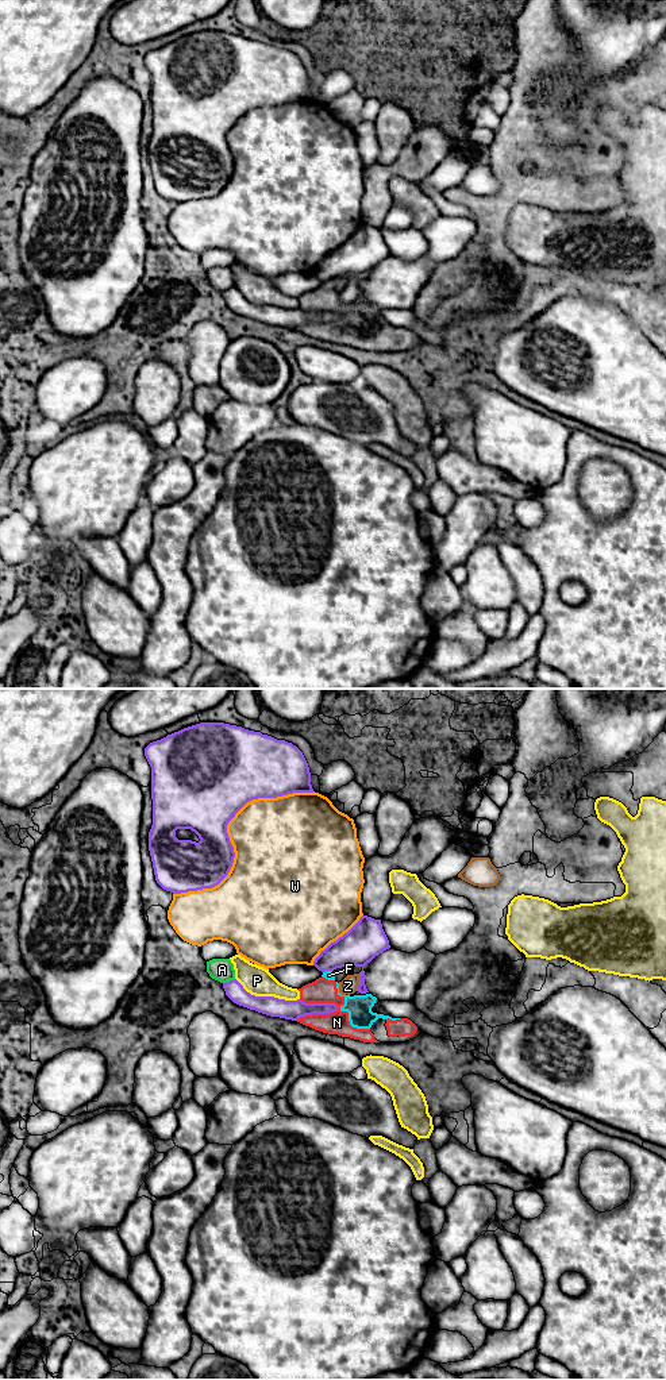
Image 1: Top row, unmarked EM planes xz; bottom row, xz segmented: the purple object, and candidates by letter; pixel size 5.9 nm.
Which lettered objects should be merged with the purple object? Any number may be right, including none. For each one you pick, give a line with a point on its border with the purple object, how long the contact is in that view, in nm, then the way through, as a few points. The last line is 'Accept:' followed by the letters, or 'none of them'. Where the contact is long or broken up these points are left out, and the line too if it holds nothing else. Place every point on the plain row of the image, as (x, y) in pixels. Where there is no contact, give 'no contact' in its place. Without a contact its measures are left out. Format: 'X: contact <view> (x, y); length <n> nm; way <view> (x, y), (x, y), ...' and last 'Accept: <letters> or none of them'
Accept: none of them

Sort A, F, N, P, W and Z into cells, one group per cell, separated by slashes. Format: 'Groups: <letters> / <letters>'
Groups: A / F N / P / W / Z

